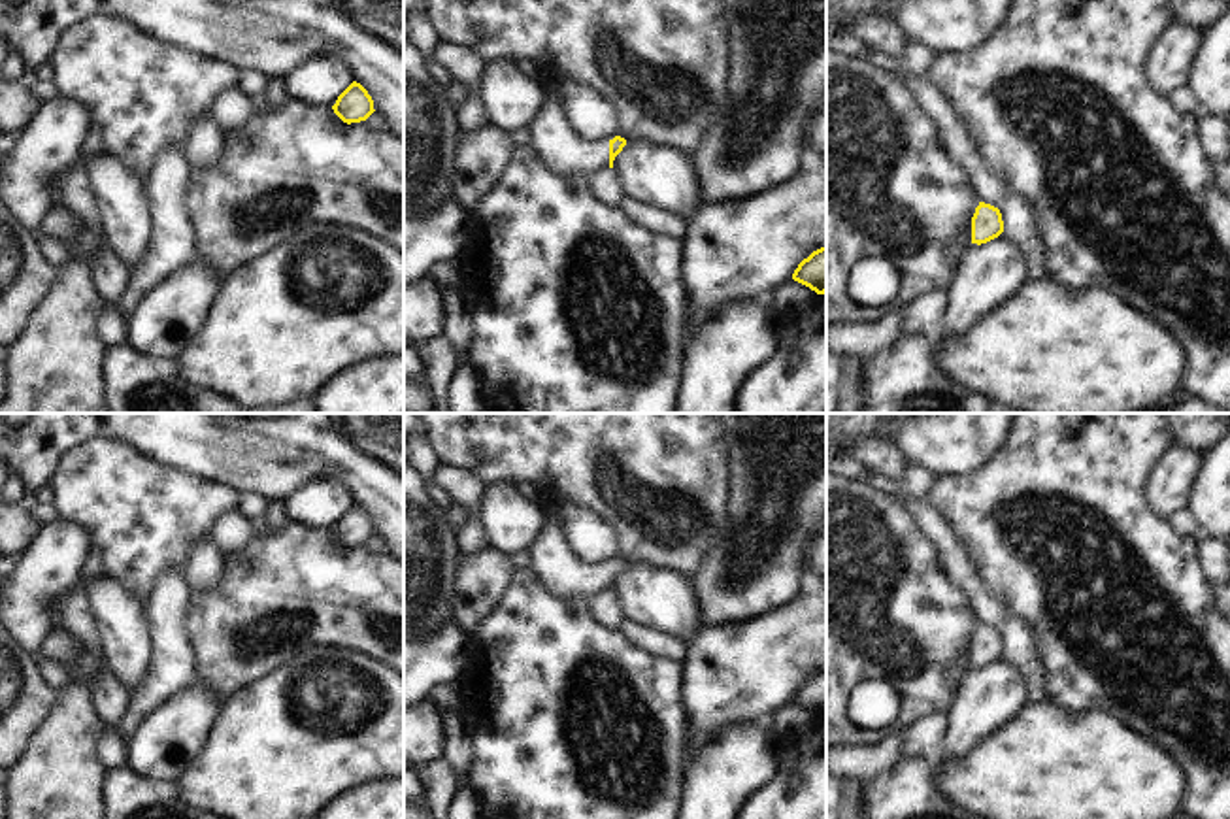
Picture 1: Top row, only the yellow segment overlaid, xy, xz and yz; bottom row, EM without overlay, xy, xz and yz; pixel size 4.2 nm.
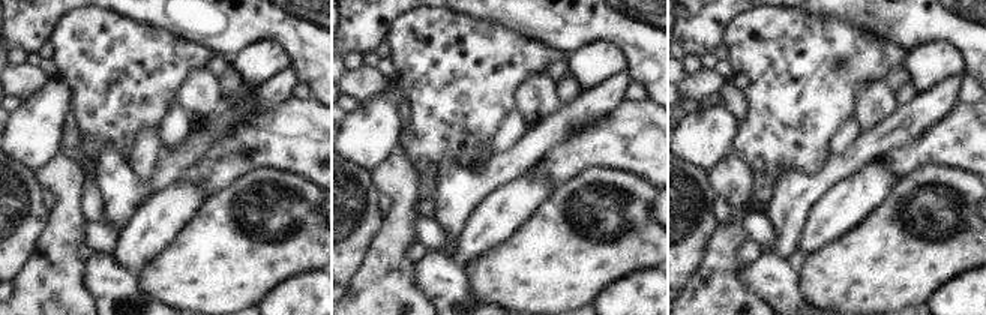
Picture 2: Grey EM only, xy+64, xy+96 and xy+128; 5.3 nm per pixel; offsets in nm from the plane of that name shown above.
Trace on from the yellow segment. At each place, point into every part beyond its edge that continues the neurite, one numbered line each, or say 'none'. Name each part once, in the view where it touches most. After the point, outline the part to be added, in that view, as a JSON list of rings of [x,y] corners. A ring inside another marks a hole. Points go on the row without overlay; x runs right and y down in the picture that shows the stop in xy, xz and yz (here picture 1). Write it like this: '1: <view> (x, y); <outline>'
1: xz (557, 565); [[[545,500],[545,530],[530,549],[538,577],[555,594],[592,598],[609,589],[609,564],[589,566],[570,545],[562,506]]]

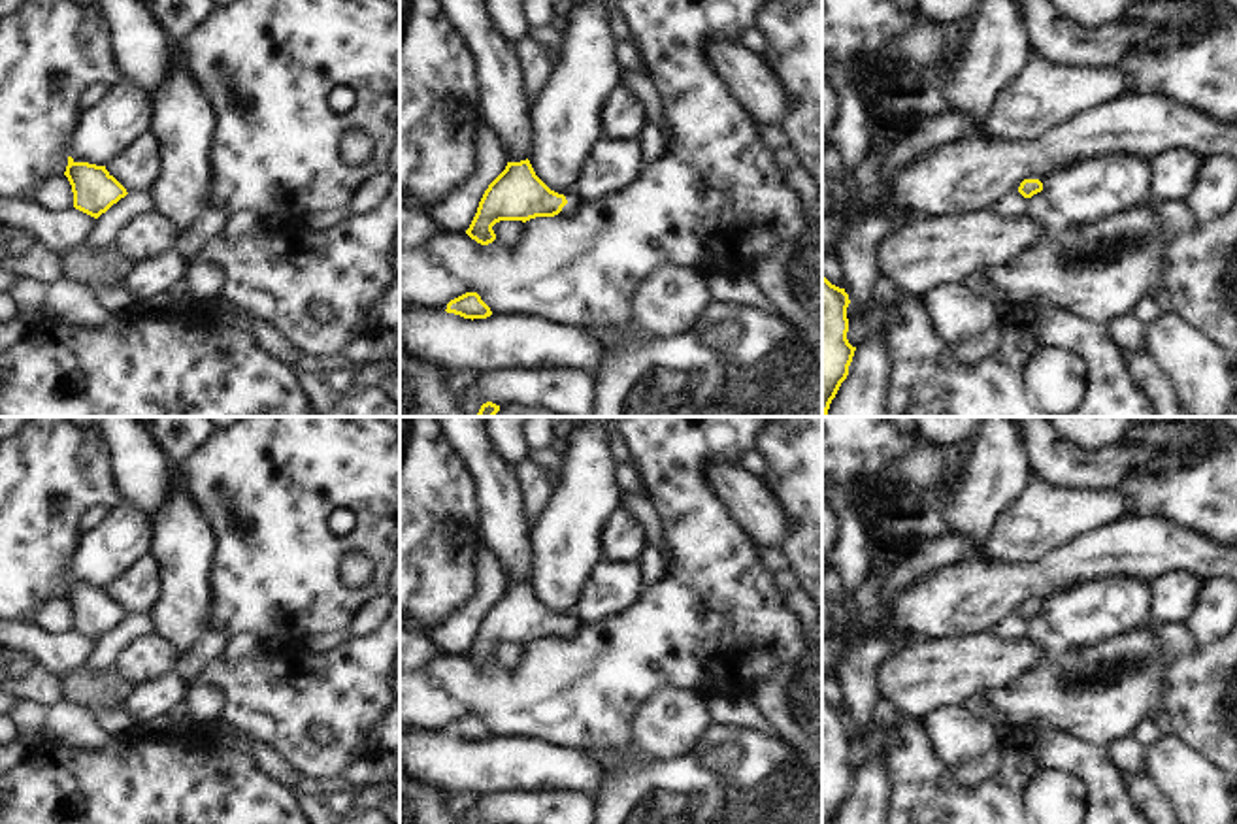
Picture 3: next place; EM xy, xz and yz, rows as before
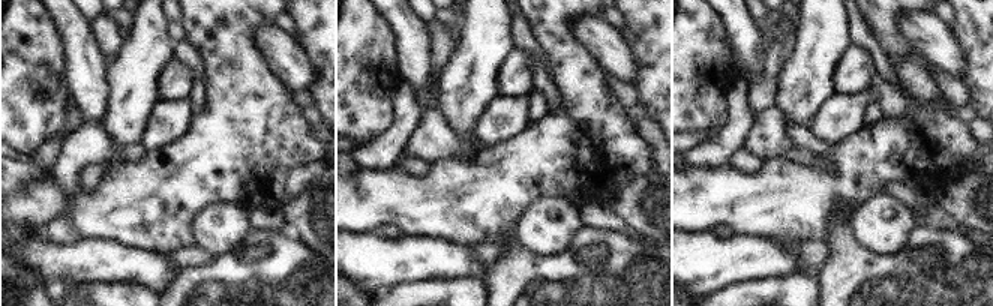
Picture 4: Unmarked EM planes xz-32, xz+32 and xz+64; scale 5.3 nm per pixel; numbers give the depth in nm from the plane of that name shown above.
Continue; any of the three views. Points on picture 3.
1: xz (574, 626); [[[573,615],[566,617],[566,622],[568,626],[556,639],[573,639],[583,630],[583,624]]]

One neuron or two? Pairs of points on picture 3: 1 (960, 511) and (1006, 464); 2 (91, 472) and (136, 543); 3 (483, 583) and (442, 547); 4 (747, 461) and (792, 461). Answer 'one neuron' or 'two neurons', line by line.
1: one neuron
2: two neurons
3: two neurons
4: two neurons

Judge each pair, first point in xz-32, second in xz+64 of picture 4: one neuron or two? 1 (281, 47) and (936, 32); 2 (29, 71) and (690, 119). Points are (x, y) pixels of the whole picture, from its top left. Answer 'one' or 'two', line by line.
1: one
2: one

